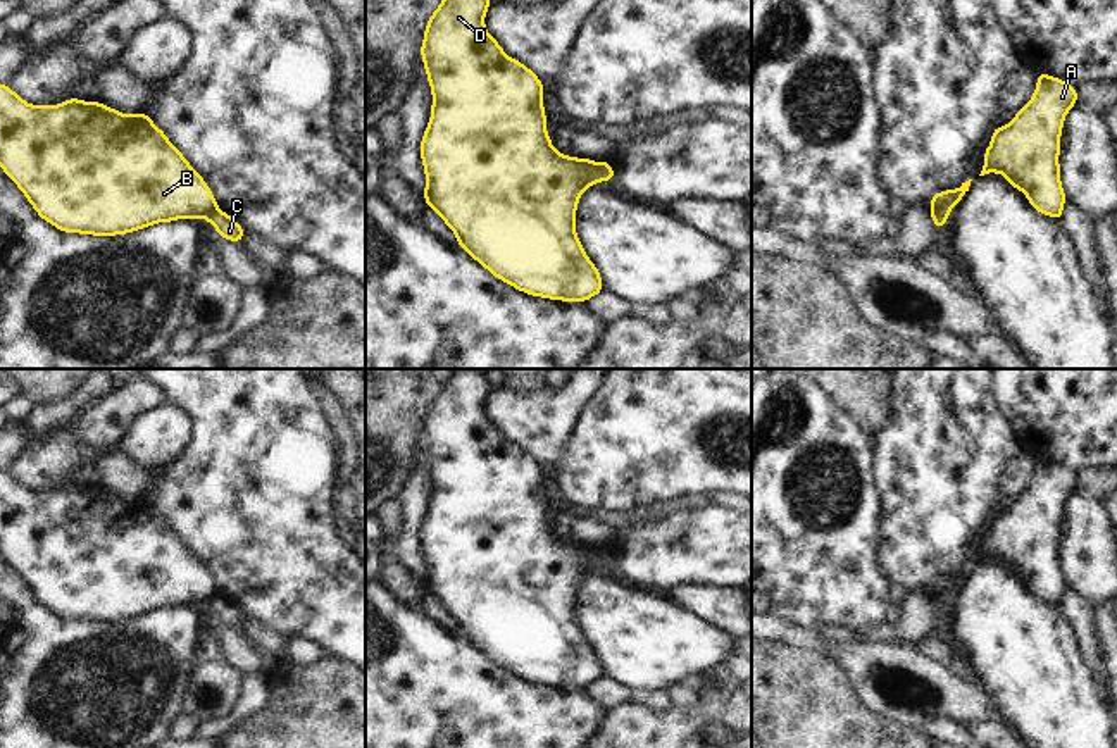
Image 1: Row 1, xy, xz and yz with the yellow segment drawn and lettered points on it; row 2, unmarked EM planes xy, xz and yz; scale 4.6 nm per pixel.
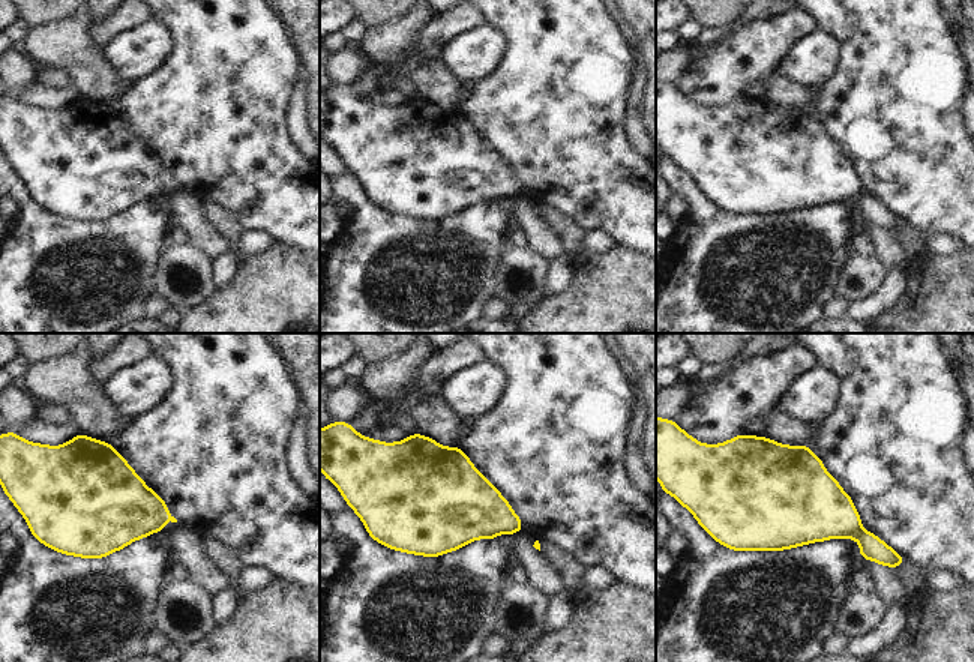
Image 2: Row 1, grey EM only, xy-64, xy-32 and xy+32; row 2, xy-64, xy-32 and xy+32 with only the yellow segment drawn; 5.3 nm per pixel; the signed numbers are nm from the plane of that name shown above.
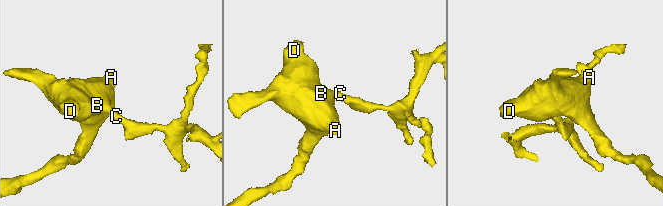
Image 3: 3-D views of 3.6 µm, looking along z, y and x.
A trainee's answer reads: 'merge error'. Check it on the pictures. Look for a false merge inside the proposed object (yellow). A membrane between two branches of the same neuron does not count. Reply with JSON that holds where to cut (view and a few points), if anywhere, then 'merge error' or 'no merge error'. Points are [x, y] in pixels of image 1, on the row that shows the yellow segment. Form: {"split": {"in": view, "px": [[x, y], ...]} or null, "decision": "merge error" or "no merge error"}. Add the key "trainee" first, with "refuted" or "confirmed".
{"trainee": "confirmed", "split": {"in": "xz", "px": [[597, 164], [600, 180]]}, "decision": "merge error"}

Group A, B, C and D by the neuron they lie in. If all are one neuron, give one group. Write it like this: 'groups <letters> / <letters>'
groups A B D / C

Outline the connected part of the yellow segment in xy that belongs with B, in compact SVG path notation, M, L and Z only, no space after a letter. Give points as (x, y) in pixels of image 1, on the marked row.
M0 84L0 167L38 215L64 233L115 236L217 210L203 178L145 112L122 115L74 97L38 107Z

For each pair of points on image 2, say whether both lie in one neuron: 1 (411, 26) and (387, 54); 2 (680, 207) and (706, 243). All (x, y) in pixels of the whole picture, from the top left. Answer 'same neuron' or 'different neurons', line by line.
1: same neuron
2: different neurons

